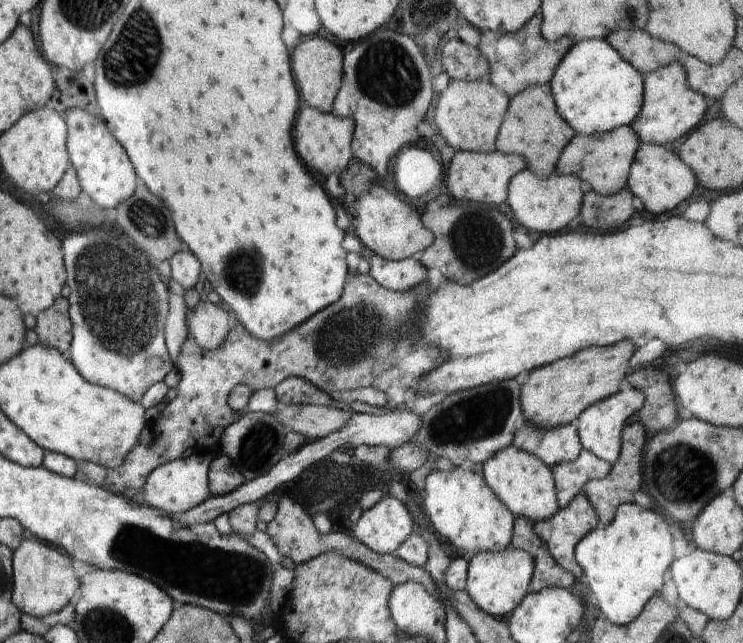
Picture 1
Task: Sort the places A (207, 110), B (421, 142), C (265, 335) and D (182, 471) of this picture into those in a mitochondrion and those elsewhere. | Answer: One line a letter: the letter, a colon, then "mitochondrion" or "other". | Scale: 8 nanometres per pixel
A: other
B: other
C: other
D: other

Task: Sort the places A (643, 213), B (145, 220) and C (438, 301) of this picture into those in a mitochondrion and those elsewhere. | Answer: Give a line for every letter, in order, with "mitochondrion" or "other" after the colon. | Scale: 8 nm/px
A: other
B: mitochondrion
C: other

